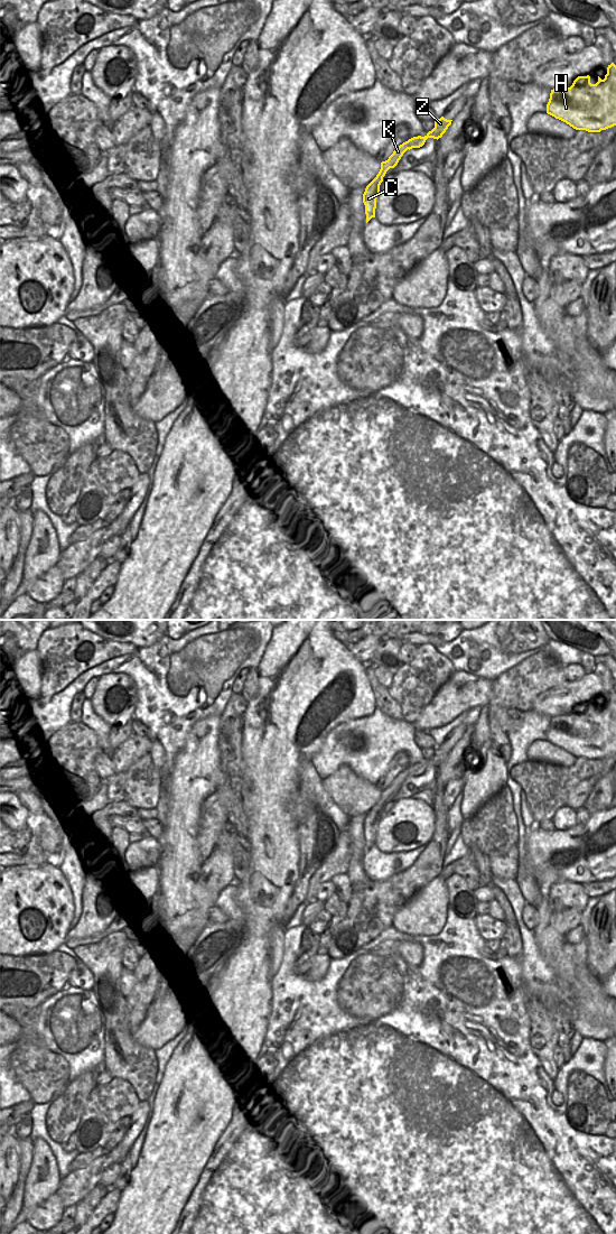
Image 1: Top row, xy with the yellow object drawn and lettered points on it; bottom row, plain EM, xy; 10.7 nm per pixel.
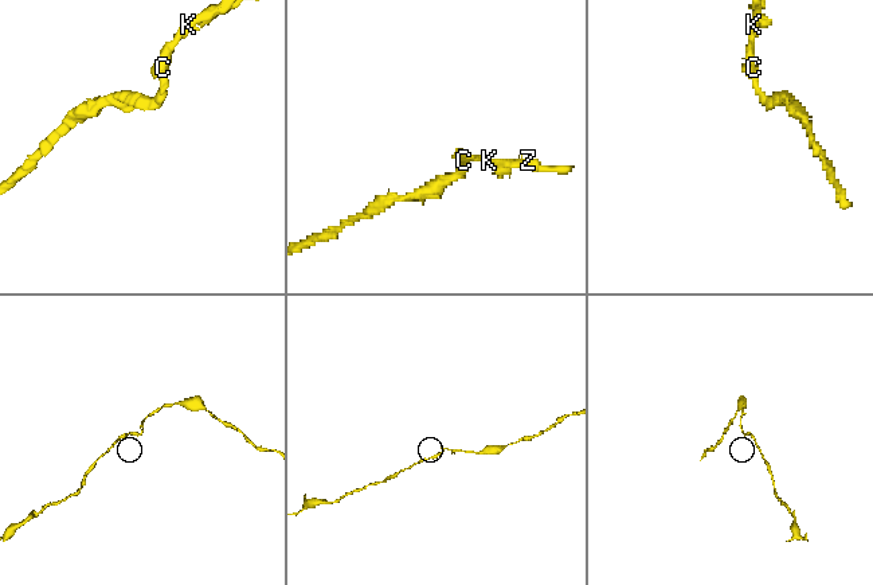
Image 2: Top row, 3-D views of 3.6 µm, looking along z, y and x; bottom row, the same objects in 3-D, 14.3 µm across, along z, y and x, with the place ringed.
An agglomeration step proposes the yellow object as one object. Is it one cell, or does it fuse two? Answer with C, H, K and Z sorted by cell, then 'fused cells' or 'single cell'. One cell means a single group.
C H K Z; single cell

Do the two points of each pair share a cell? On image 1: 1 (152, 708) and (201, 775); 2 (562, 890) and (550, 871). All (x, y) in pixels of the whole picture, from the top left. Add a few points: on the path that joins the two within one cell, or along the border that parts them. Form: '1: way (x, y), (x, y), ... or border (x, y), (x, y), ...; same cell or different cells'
1: border (195, 724), (176, 754), (170, 770); different cells
2: border (581, 883), (557, 881), (550, 887), (547, 894); different cells

